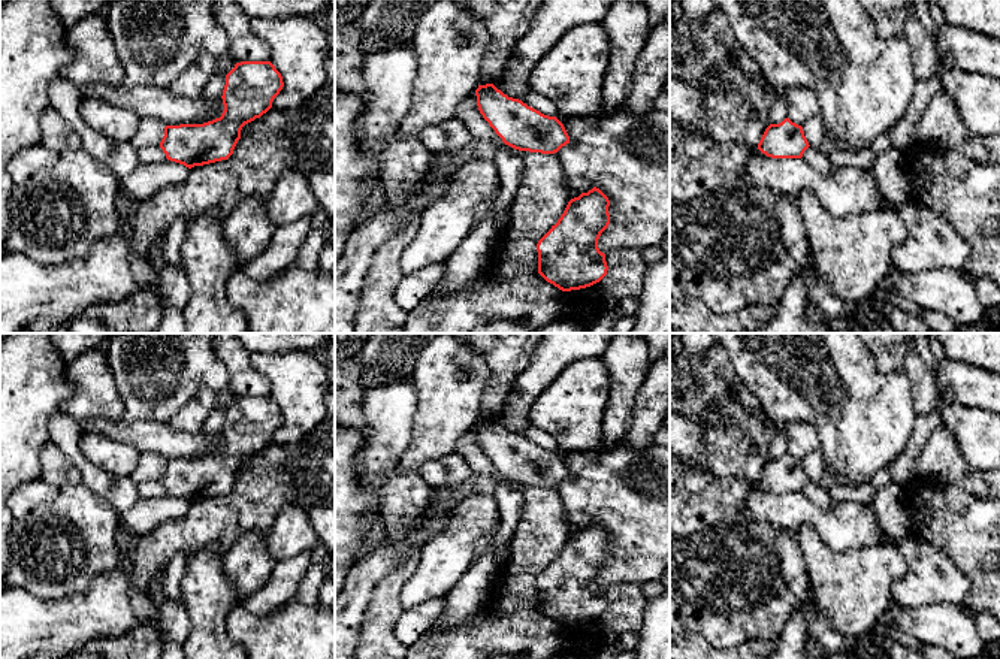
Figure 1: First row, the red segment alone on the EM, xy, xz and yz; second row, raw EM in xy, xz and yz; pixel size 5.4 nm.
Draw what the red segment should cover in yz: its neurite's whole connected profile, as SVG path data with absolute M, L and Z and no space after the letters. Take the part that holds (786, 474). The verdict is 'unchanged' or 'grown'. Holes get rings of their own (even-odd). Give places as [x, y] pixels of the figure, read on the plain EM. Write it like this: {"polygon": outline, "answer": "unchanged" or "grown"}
{"polygon": "M789 453L770 459L758 478L758 484L771 493L801 493L809 481L803 462Z", "answer": "unchanged"}

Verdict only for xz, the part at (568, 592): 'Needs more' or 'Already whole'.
Already whole

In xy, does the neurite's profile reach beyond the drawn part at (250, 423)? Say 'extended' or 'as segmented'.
as segmented

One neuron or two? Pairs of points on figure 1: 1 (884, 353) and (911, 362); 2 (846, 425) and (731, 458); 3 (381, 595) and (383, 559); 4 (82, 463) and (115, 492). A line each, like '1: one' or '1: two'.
1: two
2: two
3: two
4: one

